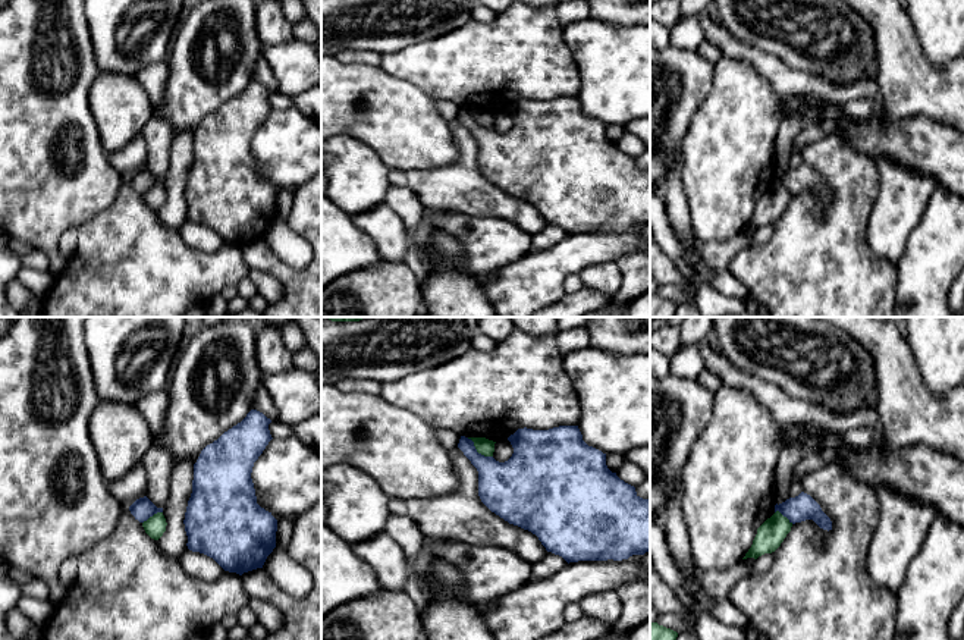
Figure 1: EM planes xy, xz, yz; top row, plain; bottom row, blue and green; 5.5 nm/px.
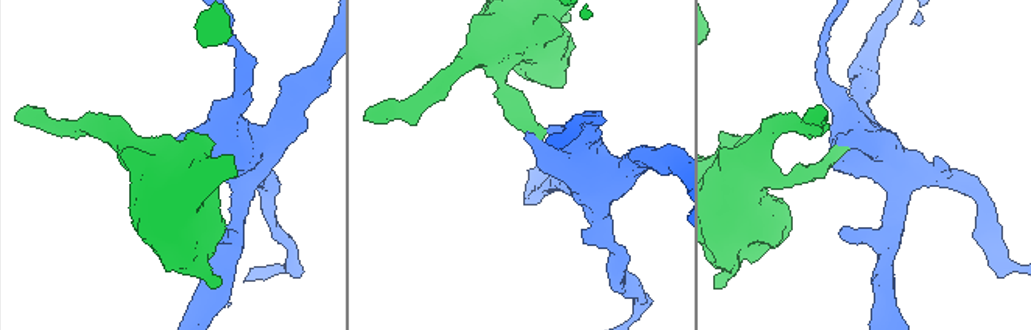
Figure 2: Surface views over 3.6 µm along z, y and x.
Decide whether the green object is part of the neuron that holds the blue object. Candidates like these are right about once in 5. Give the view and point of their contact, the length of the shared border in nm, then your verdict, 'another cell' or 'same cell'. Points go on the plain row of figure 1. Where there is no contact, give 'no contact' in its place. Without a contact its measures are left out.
meets blue in xz at (476, 122); contact 180 nm long; another cell

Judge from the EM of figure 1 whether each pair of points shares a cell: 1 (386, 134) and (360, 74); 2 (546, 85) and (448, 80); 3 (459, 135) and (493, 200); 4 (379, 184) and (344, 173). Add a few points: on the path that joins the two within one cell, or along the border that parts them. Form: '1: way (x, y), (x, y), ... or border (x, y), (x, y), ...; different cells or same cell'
1: way (386, 119), (376, 106), (374, 88); same cell
2: way (521, 71), (473, 71); same cell
3: way (467, 151), (467, 173), (477, 184); same cell
4: way (370, 184), (352, 178); same cell

